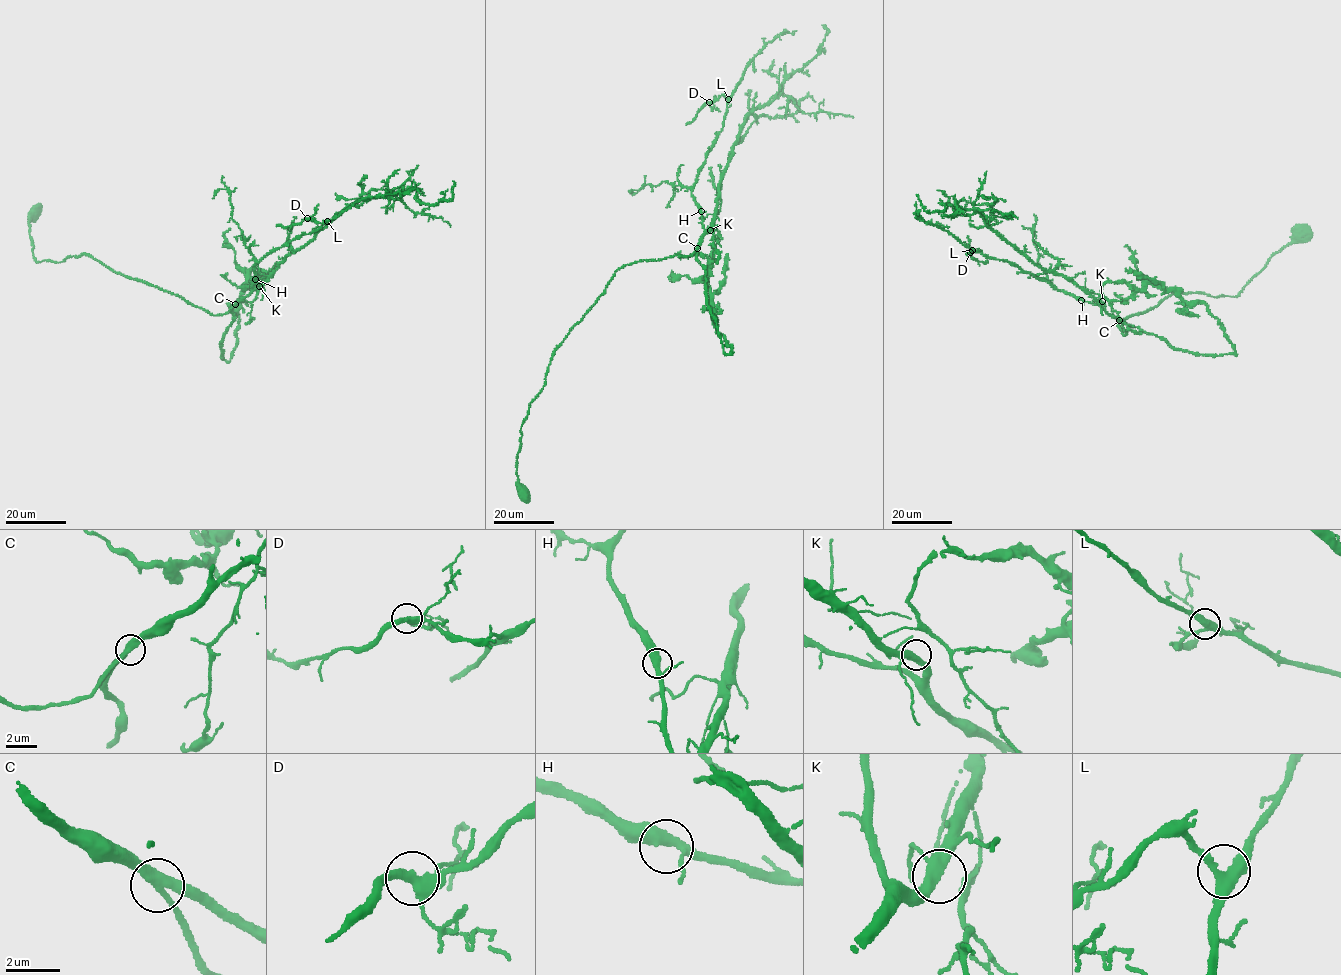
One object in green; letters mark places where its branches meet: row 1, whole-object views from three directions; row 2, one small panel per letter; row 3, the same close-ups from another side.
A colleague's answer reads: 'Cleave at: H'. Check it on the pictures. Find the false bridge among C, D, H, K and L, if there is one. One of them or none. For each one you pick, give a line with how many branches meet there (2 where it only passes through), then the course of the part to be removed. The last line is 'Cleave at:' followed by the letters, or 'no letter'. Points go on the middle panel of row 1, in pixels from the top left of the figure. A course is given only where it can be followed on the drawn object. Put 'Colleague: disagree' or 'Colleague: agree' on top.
Colleague: disagree
Cleave at: no letter

